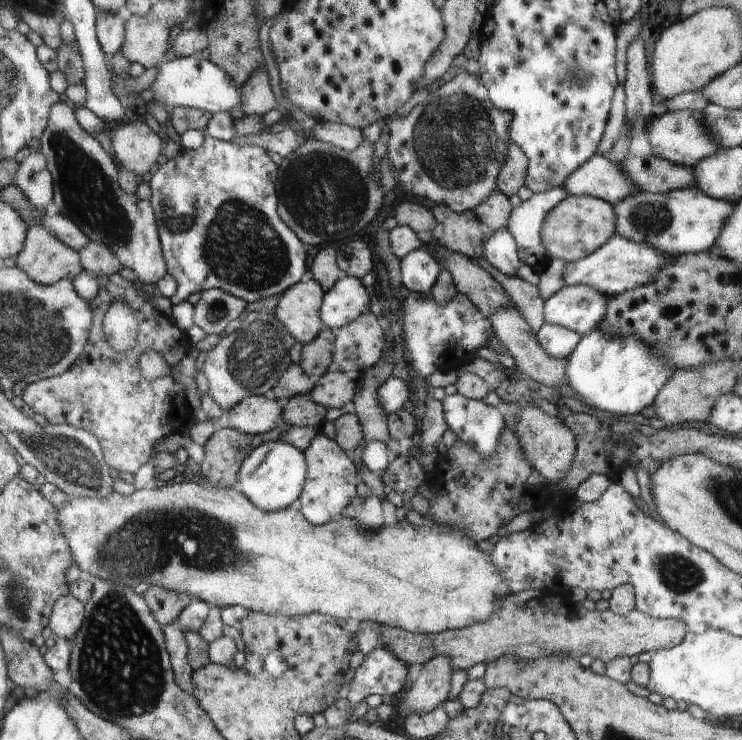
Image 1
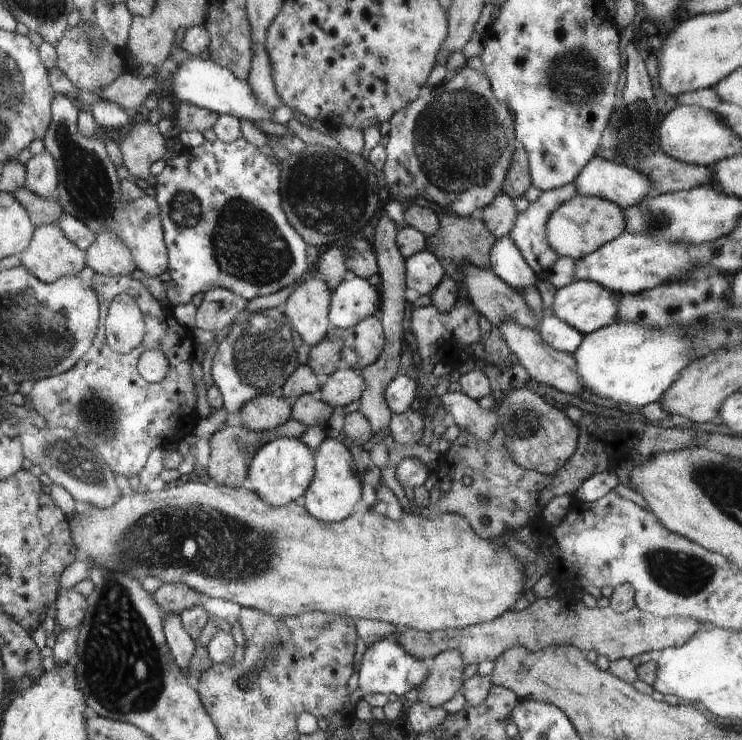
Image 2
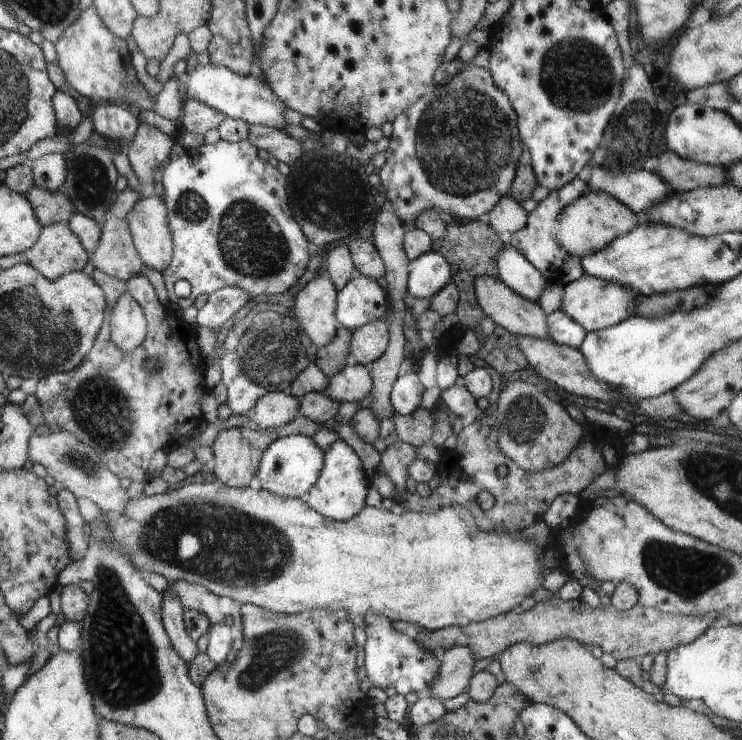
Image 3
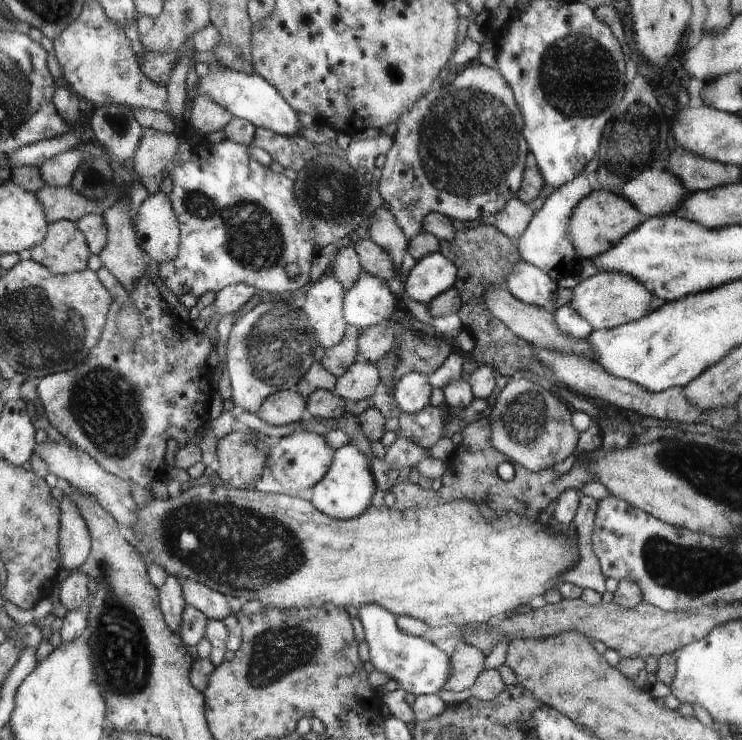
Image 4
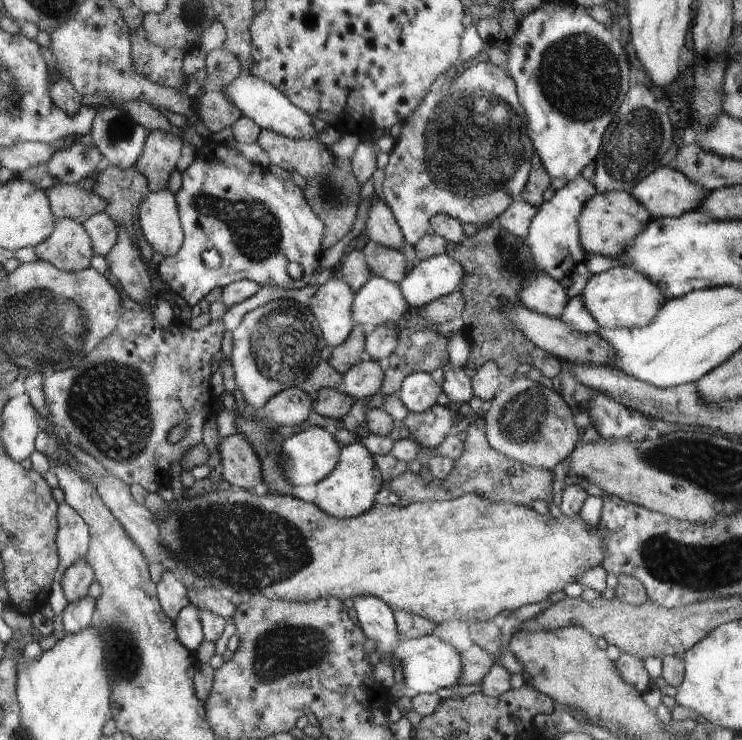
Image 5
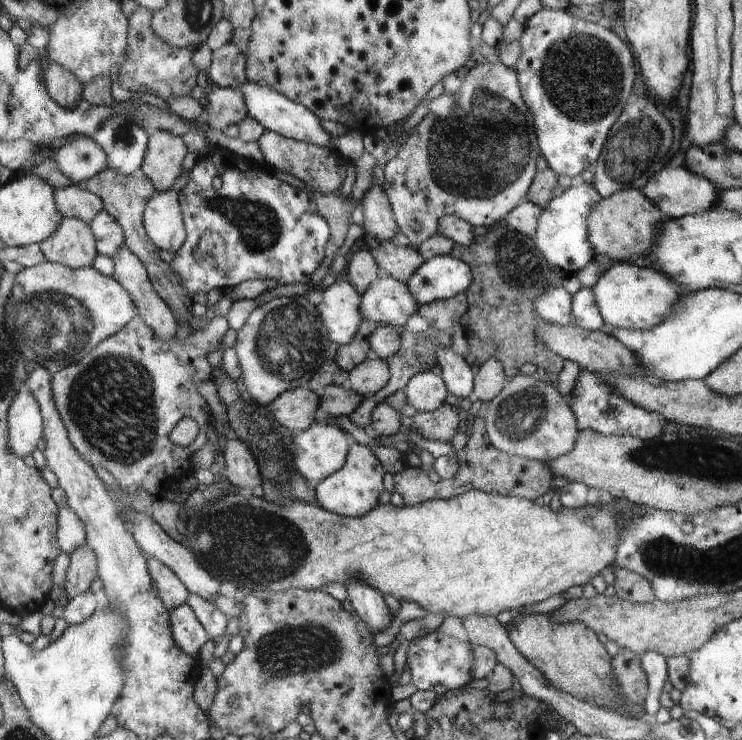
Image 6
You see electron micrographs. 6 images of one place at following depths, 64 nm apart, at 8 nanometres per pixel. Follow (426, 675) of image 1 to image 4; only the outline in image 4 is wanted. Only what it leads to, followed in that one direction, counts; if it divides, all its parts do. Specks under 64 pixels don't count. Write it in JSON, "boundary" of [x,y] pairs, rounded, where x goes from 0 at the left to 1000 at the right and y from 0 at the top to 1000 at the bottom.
{"boundary":[[[636,872],[623,873],[623,876],[613,878],[608,884],[613,908],[597,931],[609,932],[609,935],[620,935],[628,930],[636,931],[644,914],[652,905],[655,888],[654,882]]]}

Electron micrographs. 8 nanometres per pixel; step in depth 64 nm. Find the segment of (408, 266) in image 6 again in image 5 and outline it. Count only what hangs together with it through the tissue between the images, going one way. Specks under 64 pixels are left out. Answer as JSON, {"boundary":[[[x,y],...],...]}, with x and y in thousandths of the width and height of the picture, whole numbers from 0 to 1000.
{"boundary":[[[497,326],[487,339],[501,370],[534,382],[547,376],[549,355],[542,339],[520,335],[508,326]]]}

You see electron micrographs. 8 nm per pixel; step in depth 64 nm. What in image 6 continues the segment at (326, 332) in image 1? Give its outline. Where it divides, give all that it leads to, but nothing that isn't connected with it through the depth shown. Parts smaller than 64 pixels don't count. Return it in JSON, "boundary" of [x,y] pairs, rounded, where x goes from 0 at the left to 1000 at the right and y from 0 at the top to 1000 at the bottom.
{"boundary":[[[489,432],[484,451],[473,464],[458,466],[451,480],[451,489],[465,503],[472,503],[482,492],[491,489],[500,480],[499,453],[503,449],[496,441],[496,434]]]}

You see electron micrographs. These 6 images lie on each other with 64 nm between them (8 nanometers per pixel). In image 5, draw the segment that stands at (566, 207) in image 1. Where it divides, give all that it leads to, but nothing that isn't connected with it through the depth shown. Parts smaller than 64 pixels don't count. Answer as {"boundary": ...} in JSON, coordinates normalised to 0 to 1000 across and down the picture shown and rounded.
{"boundary":[[[822,258],[814,264],[805,259],[780,296],[787,336],[792,345],[801,342],[817,347],[836,347],[856,327],[857,319],[863,319],[863,314],[873,308],[879,296],[877,284],[865,272],[857,270],[849,258]]]}

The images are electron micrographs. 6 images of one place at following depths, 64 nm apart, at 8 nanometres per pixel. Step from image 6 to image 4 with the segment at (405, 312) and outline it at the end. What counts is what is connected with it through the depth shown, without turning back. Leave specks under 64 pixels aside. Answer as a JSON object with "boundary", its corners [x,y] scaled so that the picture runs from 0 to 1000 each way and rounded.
{"boundary":[[[489,366],[480,386],[468,392],[464,423],[469,439],[487,447],[523,432],[531,422],[531,411],[534,403],[515,377]]]}

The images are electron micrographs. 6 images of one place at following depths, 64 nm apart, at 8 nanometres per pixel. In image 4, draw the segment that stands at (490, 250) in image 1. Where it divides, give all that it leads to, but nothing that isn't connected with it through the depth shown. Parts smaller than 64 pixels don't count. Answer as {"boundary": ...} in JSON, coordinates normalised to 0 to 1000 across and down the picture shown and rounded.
{"boundary":[[[706,350],[695,354],[695,362],[687,365],[682,384],[683,391],[706,411],[737,418],[744,424],[749,422],[747,409],[755,393],[751,381],[722,358]]]}

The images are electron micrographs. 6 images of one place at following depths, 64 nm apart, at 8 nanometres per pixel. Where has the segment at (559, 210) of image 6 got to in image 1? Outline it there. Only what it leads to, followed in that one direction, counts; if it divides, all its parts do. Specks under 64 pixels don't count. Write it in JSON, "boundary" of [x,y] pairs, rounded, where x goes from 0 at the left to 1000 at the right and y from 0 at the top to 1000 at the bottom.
{"boundary":[[[760,253],[747,254],[732,261],[720,261],[701,278],[689,284],[683,309],[694,320],[699,346],[725,373],[736,364],[741,349],[732,330],[732,303],[737,291],[767,264]]]}

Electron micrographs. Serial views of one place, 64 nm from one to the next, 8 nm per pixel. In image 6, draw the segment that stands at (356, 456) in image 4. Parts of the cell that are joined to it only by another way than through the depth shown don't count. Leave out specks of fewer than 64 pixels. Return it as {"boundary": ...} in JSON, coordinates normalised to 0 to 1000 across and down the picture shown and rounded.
{"boundary":[[[474,599],[468,626],[450,642],[441,643],[434,651],[425,654],[426,677],[431,685],[456,697],[480,700],[491,697],[495,692],[504,691],[509,681],[509,670],[518,662],[515,657],[518,636],[509,619],[493,601]]]}

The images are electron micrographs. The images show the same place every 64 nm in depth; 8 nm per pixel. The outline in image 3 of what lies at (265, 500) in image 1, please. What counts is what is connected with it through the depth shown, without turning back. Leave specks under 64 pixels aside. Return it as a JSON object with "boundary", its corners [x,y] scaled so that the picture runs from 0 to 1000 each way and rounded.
{"boundary":[[[410,586],[385,589],[371,593],[354,616],[354,624],[345,642],[353,662],[367,665],[369,670],[383,673],[411,673],[415,665],[430,651],[438,630],[441,612],[420,595],[420,589]]]}

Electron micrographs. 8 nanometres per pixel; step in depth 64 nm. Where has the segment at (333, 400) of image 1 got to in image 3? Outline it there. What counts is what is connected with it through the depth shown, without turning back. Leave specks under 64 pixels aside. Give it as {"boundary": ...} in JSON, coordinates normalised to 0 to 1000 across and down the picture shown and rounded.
{"boundary":[[[469,489],[461,503],[445,509],[445,524],[435,530],[456,543],[485,543],[501,530],[501,508],[496,495]]]}

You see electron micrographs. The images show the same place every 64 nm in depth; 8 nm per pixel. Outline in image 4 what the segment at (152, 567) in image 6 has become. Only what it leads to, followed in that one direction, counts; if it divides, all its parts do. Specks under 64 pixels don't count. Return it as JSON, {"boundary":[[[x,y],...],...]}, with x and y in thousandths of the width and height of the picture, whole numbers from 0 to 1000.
{"boundary":[[[226,777],[216,793],[218,831],[225,843],[230,846],[232,854],[237,854],[237,857],[243,854],[243,838],[245,838],[248,822],[252,819],[243,785],[239,780]]]}

